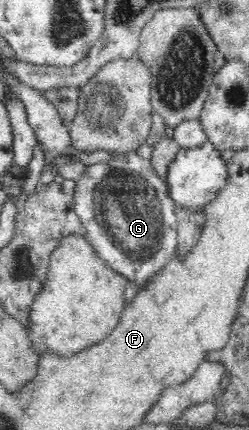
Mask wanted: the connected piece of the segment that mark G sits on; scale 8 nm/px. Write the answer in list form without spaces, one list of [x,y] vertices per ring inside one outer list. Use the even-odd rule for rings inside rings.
[[[128,153],[124,159],[89,165],[87,172],[76,182],[72,196],[75,205],[73,209],[80,216],[85,236],[96,253],[112,269],[127,277],[130,282],[135,282],[138,287],[174,253],[178,243],[175,201],[169,196],[167,183],[160,179],[148,160],[135,153]]]

